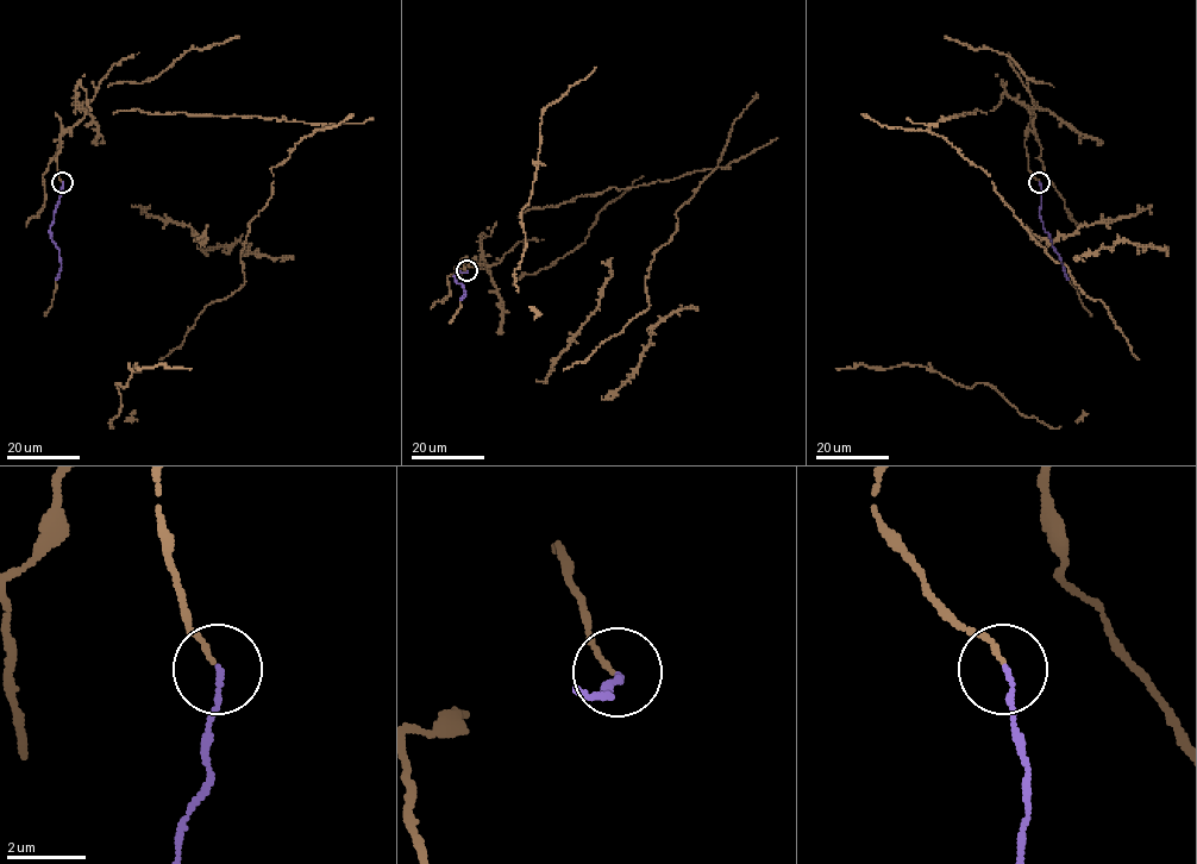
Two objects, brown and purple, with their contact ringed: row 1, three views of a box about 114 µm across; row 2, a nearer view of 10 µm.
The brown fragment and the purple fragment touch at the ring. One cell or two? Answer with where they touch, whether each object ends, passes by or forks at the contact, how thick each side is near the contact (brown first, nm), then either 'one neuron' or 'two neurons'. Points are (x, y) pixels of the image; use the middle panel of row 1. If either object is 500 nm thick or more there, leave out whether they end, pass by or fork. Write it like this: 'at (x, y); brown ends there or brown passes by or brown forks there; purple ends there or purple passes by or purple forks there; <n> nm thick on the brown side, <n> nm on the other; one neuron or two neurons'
at (467, 270); brown ends there; purple ends there; 110 nm thick on the brown side, 130 nm on the other; one neuron

